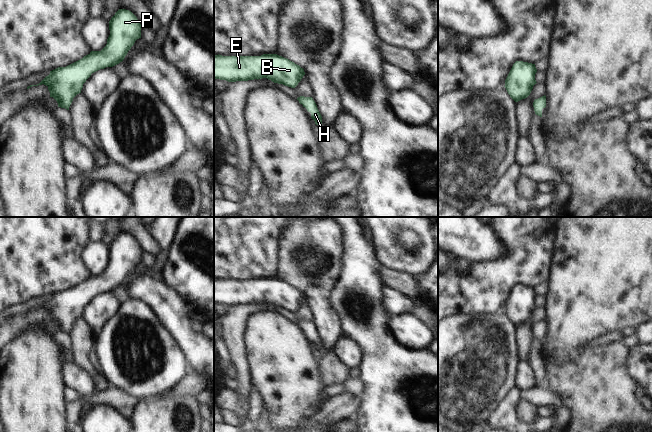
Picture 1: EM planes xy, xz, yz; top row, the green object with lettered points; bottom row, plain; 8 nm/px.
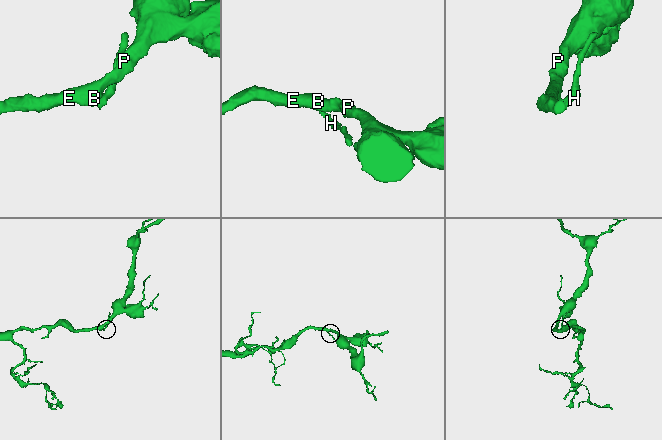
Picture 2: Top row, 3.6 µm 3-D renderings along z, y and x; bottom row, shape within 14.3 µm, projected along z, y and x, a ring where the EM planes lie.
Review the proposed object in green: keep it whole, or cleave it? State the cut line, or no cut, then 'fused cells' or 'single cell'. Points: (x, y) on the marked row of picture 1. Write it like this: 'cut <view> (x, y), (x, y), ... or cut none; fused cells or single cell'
cut none; single cell

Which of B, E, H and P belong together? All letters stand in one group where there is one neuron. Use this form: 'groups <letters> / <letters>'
groups B E H P

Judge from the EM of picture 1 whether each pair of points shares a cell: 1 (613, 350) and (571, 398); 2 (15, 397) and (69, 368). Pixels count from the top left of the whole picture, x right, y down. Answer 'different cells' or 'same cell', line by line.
1: same cell
2: different cells

